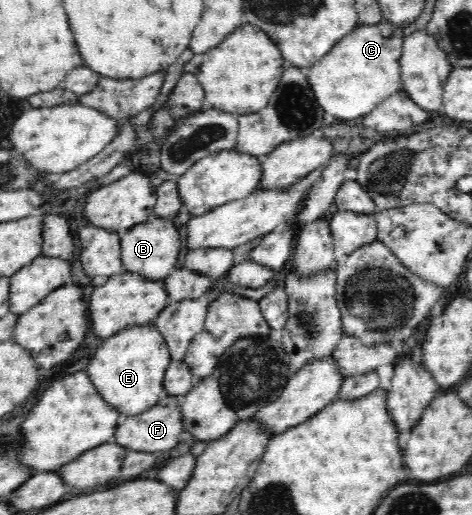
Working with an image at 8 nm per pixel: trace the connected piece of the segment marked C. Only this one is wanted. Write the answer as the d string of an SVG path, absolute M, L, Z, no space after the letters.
M384 18L375 25L359 24L309 68L307 79L315 91L317 104L339 119L358 119L373 111L375 103L401 91L399 63L403 44L402 27Z

